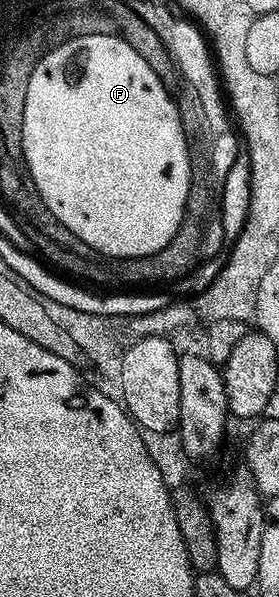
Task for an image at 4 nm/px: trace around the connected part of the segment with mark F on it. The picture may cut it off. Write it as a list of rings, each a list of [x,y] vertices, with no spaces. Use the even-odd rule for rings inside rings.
[[[100,39],[67,41],[63,49],[55,49],[54,55],[43,57],[35,83],[31,85],[31,101],[27,103],[27,111],[23,113],[25,147],[29,147],[29,163],[33,163],[33,175],[37,175],[41,191],[45,191],[45,199],[49,199],[57,215],[61,215],[61,219],[65,219],[65,223],[69,223],[69,227],[73,227],[73,231],[81,235],[81,239],[89,239],[89,243],[93,243],[93,247],[101,247],[101,251],[113,251],[113,255],[130,255],[133,259],[159,253],[168,245],[171,237],[175,237],[183,221],[189,180],[189,176],[185,174],[185,143],[181,143],[181,127],[177,127],[183,115],[173,104],[174,96],[171,91],[161,91],[161,87],[157,87],[153,71],[149,71],[149,67],[145,67],[141,59],[127,54],[122,46]]]

